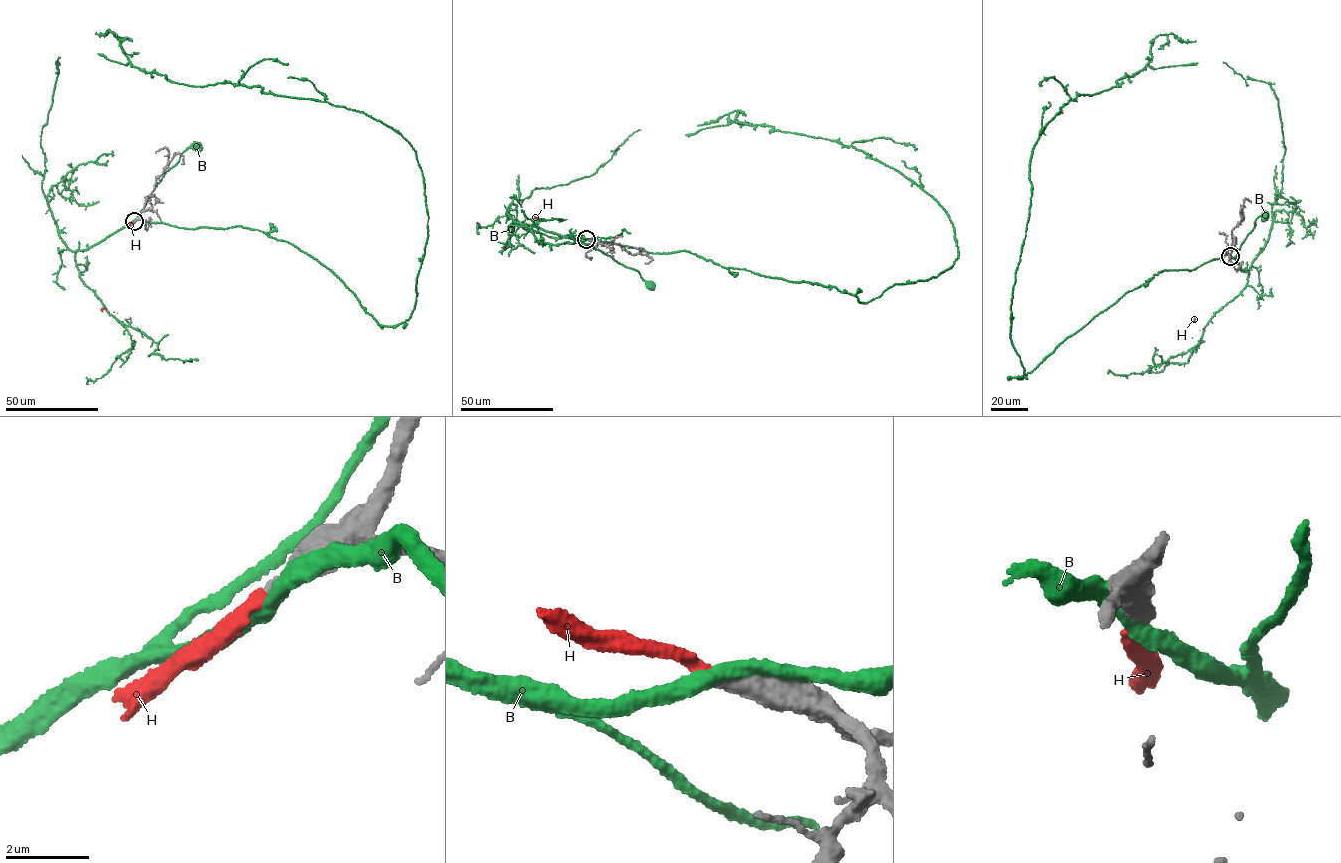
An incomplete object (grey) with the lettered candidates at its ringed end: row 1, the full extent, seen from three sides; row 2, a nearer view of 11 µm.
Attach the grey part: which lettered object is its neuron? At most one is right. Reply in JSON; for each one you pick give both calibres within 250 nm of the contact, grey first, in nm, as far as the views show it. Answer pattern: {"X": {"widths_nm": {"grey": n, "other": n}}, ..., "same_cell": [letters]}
{"H": {"widths_nm": {"grey": 400, "other": 300}}, "same_cell": ["H"]}

